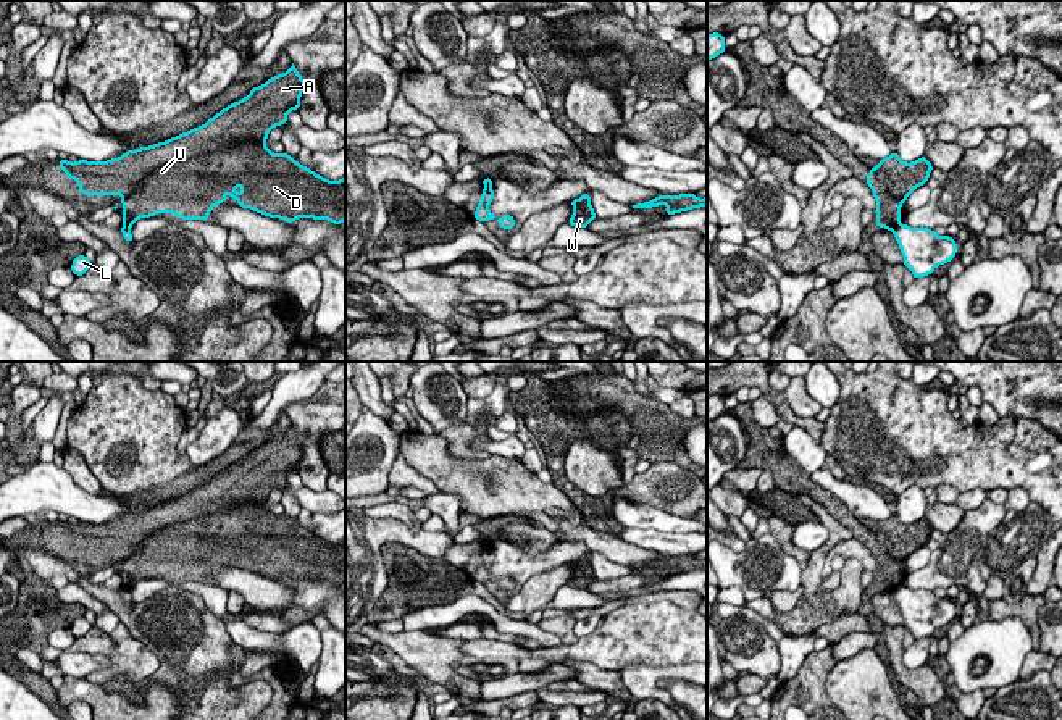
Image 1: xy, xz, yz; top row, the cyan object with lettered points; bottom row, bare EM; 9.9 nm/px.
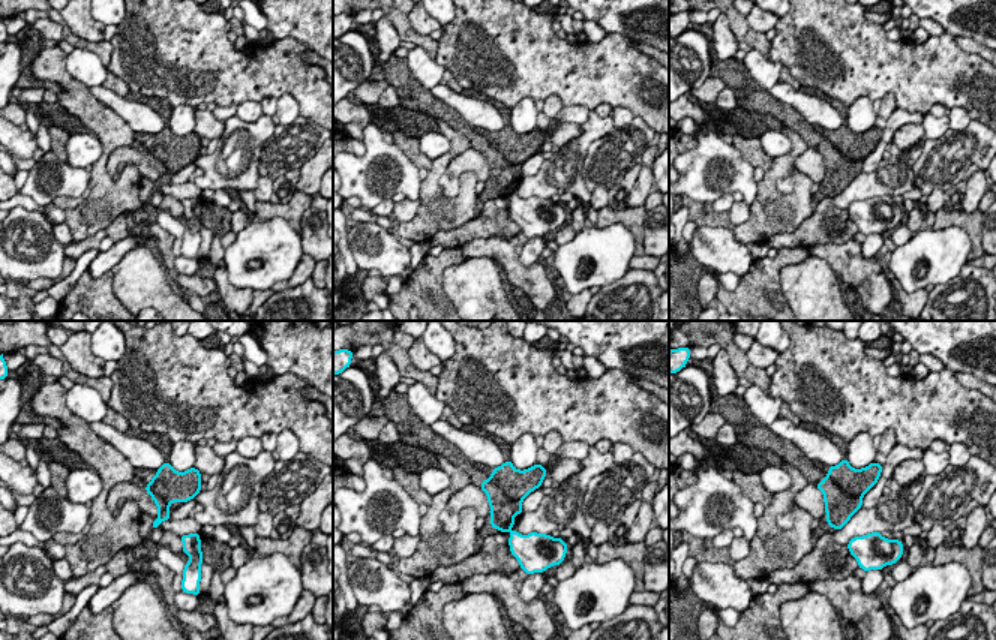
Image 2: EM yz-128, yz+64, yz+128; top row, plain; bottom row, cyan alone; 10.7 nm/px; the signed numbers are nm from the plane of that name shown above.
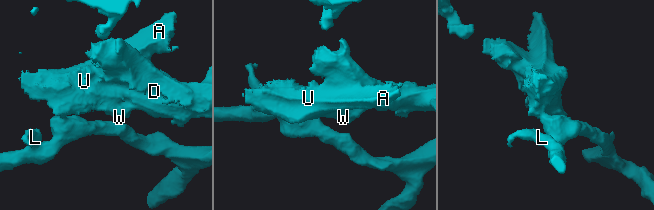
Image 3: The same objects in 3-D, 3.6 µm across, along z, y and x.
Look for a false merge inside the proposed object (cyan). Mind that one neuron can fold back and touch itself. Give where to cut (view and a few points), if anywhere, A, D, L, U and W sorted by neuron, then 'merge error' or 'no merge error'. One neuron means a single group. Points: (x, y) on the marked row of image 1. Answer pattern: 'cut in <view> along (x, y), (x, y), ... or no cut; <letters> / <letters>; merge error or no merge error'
cut in yz along (899, 223), (893, 231); A D U W / L; merge error

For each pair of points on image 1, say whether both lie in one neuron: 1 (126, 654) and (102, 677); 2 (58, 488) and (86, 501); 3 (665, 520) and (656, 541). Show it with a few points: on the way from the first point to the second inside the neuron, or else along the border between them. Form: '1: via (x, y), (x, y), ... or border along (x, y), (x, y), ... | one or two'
1: via (123, 661), (108, 673) | one
2: via (65, 494), (73, 501), (79, 501) | one
3: border along (625, 527), (689, 533) | two

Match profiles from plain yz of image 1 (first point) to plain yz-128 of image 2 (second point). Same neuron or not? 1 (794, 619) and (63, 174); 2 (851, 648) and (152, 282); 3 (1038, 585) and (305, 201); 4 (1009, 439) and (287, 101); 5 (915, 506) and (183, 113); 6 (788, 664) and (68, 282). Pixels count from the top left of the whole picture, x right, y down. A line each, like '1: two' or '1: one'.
1: two
2: two
3: two
4: two
5: one
6: two

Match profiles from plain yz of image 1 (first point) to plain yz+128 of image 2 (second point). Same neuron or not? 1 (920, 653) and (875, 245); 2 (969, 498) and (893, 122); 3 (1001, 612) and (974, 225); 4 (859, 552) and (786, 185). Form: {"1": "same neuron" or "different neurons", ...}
{"1": "same neuron", "2": "same neuron", "3": "same neuron", "4": "same neuron"}

